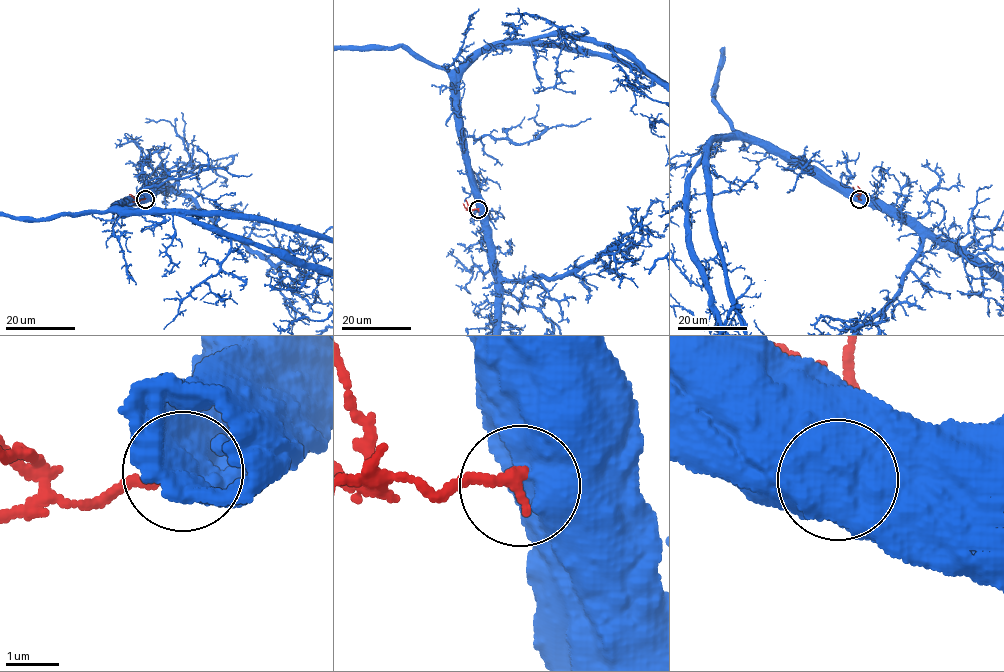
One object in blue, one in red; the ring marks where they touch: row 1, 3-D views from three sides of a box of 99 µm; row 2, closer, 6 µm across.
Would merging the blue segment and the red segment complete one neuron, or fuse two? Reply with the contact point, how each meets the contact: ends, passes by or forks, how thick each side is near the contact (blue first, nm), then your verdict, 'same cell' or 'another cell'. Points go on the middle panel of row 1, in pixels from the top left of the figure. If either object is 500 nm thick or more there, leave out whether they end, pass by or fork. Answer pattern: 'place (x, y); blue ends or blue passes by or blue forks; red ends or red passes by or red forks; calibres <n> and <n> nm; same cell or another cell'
place (478, 209); calibres 700 and 240 nm; same cell

